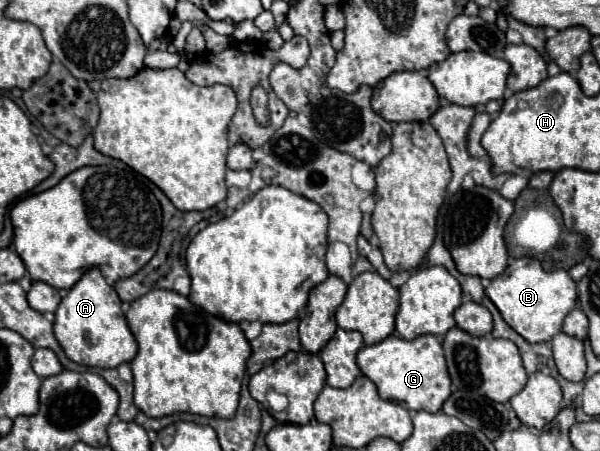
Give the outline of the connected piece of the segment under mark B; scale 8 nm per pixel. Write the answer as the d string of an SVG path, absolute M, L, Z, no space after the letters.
M534 257L514 259L502 275L492 279L486 295L498 307L502 319L528 343L550 341L562 329L564 317L576 307L576 283L564 269L544 271Z

